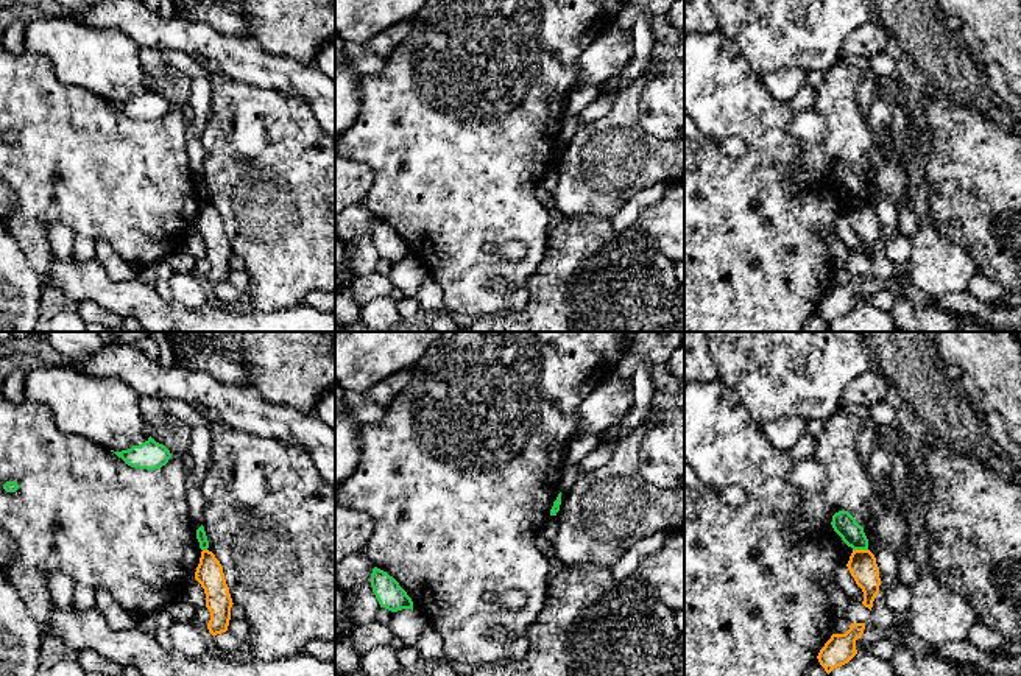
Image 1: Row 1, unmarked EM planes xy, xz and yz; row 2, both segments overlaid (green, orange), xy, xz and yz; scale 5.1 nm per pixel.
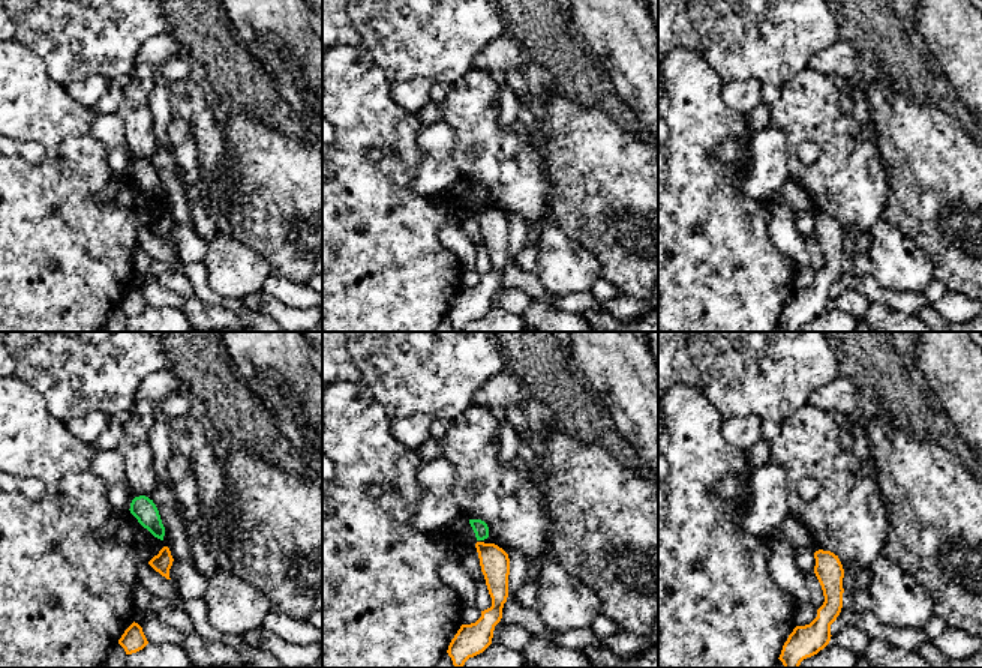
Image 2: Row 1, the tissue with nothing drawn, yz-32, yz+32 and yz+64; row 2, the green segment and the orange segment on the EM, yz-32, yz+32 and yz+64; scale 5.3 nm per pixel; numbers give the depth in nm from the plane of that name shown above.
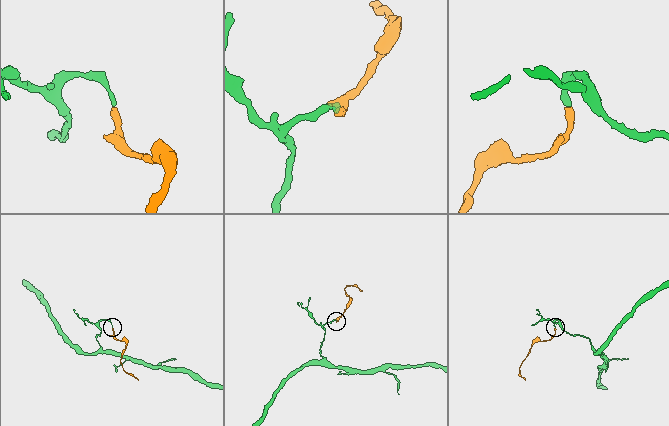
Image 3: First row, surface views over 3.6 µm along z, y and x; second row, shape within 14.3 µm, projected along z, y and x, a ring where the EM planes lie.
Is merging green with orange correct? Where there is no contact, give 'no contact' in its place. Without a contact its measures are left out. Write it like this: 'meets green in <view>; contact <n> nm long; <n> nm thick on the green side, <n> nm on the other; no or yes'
meets green in yz; contact 80 nm long; 120 nm thick on the green side, 150 nm on the other; no

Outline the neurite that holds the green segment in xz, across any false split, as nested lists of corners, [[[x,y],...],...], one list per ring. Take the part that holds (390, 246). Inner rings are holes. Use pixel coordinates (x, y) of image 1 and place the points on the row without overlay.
[[[374,218],[371,224],[371,238],[380,259],[385,259],[391,263],[402,260],[413,262],[413,252],[407,243],[393,227],[377,218]]]

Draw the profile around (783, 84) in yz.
[[[786,67],[761,76],[762,86],[772,97],[781,101],[792,100],[804,86],[804,81],[814,78],[803,69]]]

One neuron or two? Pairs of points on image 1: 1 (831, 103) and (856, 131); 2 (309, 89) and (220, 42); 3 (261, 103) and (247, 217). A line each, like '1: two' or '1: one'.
1: one
2: one
3: one

